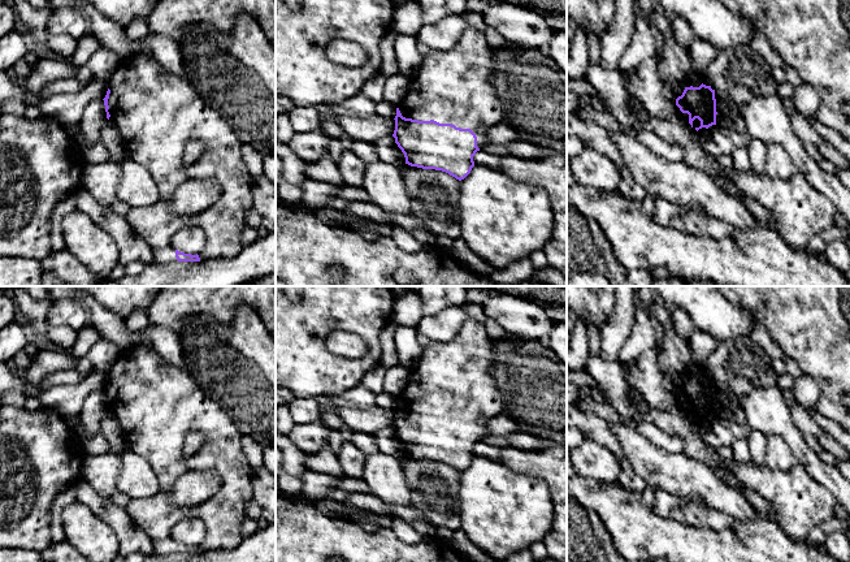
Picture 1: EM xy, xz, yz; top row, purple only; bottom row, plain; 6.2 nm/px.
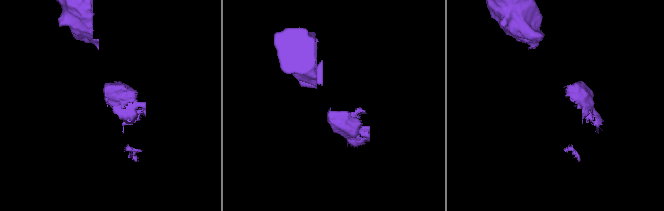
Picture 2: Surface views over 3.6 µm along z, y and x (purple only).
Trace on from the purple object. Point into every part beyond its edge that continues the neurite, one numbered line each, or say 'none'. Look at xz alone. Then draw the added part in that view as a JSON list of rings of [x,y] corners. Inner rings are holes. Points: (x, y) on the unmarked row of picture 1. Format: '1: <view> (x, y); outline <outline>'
1: xz (454, 377); outline [[[468,317],[451,341],[429,343],[398,399],[406,410],[470,420],[482,441],[486,424],[506,408],[491,375],[494,362],[486,328]]]

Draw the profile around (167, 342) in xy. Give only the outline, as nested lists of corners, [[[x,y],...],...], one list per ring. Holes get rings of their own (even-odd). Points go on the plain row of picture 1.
[[[151,324],[143,332],[149,337],[153,349],[161,355],[164,360],[186,369],[179,334],[166,327],[157,324]]]

